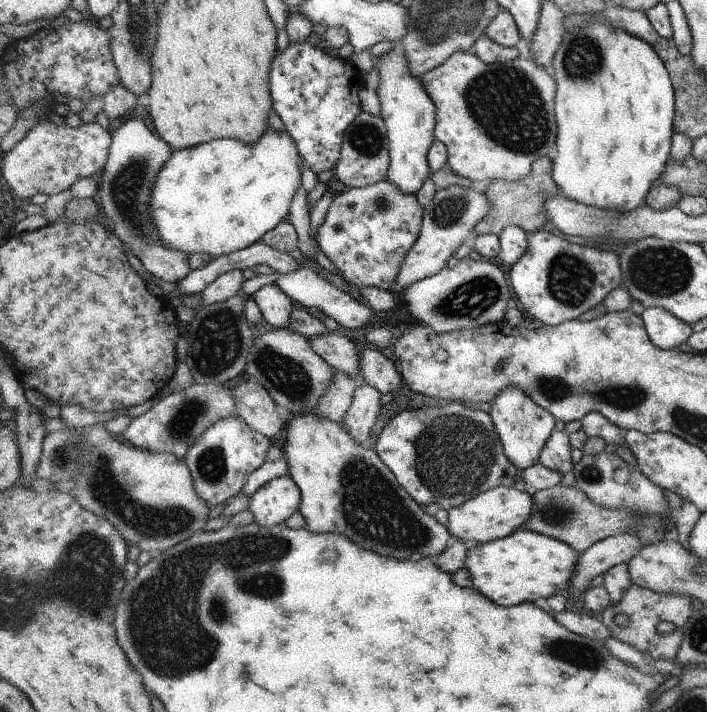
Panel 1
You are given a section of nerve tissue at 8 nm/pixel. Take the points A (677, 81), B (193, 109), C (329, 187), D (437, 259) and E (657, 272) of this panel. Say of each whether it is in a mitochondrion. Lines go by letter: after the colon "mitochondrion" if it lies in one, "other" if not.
A: other
B: other
C: other
D: other
E: mitochondrion

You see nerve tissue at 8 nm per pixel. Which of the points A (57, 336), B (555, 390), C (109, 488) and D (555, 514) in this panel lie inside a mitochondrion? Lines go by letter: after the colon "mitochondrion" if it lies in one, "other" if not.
A: mitochondrion
B: mitochondrion
C: mitochondrion
D: mitochondrion

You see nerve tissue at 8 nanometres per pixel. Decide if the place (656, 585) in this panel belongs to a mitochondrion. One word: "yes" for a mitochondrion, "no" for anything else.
no

